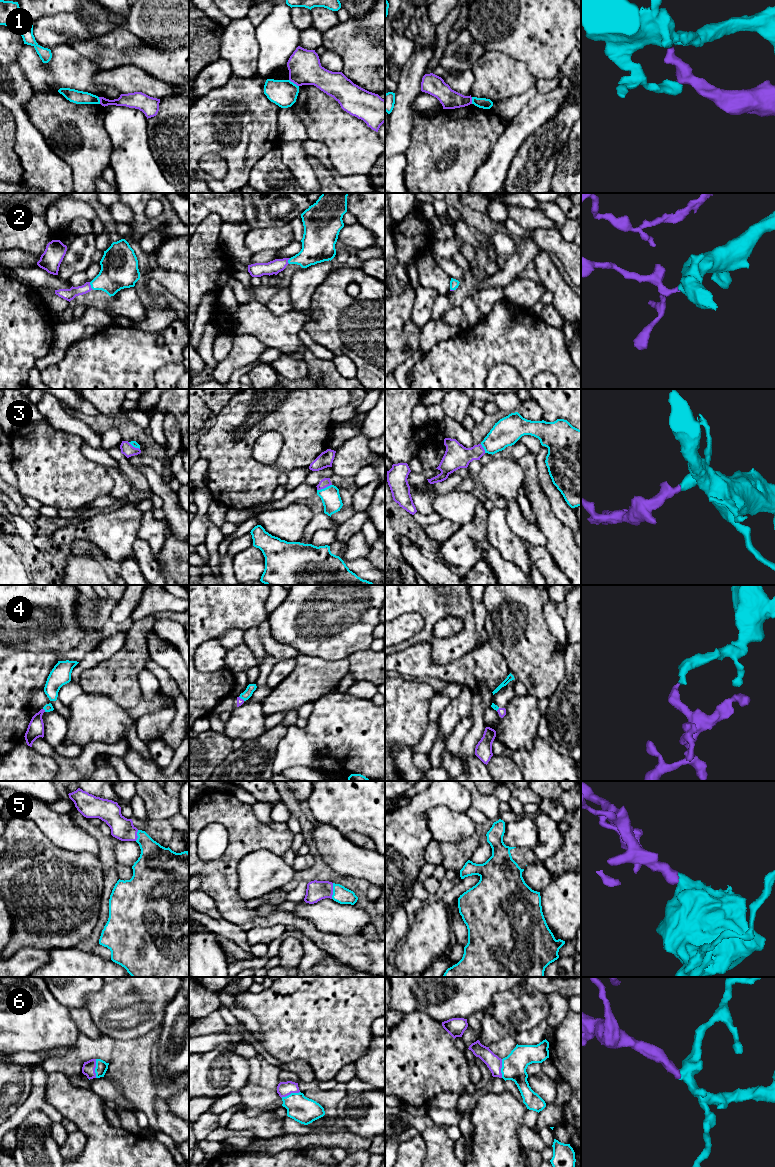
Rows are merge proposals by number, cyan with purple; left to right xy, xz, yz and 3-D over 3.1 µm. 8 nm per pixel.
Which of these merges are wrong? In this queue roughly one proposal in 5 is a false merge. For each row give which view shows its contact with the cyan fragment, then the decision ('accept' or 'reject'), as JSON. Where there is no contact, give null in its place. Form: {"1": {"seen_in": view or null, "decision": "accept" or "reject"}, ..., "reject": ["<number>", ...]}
{"1": {"seen_in": "xz", "decision": "reject"}, "2": {"seen_in": "xy", "decision": "accept"}, "3": {"seen_in": "xz", "decision": "accept"}, "4": {"seen_in": "xy", "decision": "accept"}, "5": {"seen_in": "xz", "decision": "accept"}, "6": {"seen_in": "xy", "decision": "accept"}, "reject": ["1"]}

